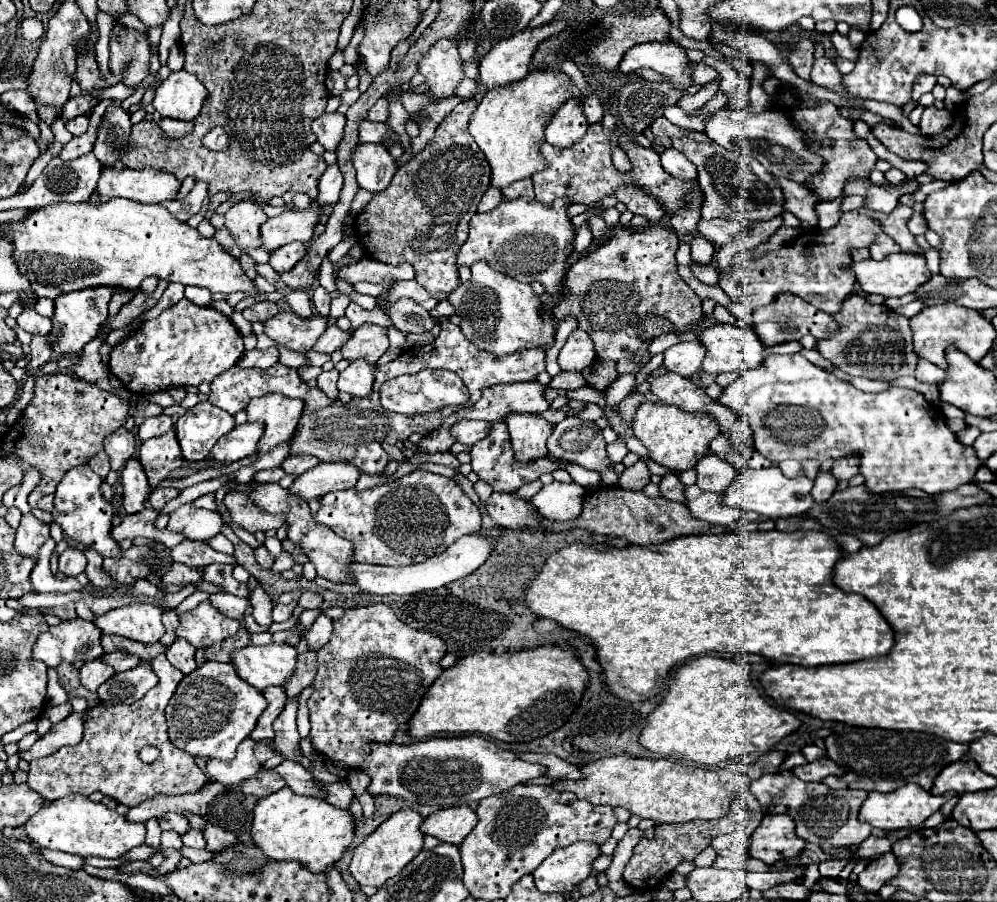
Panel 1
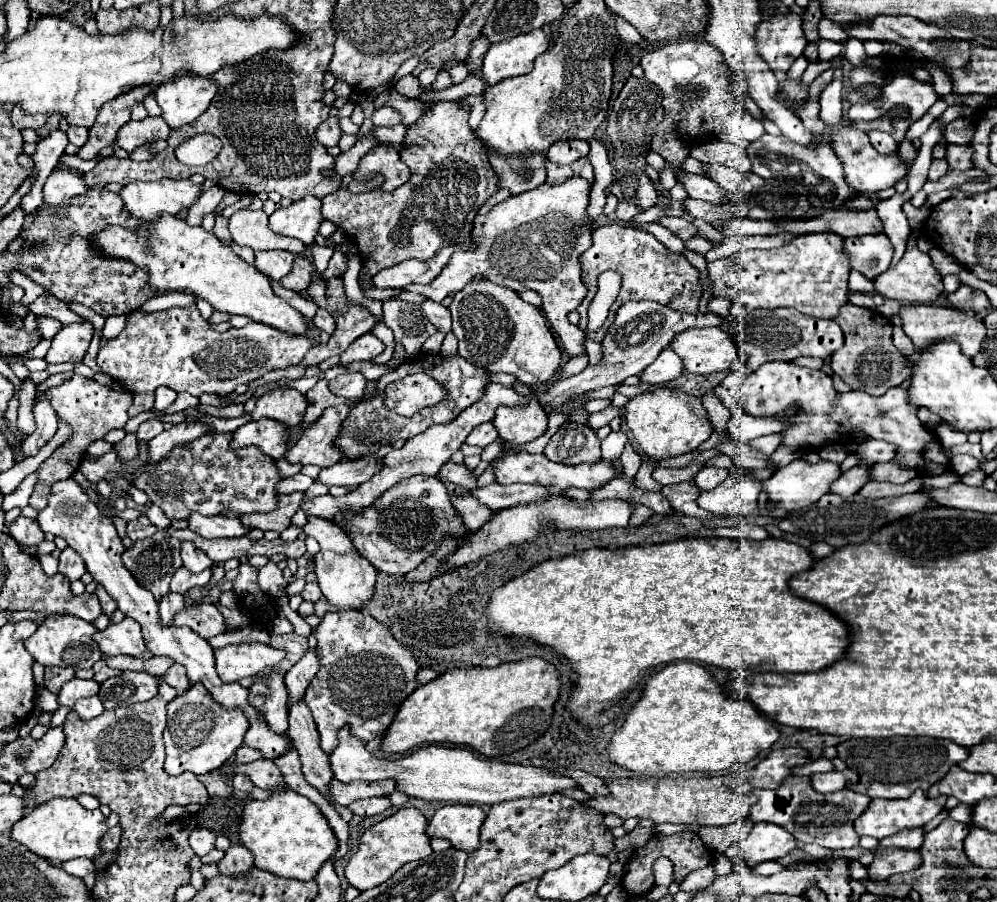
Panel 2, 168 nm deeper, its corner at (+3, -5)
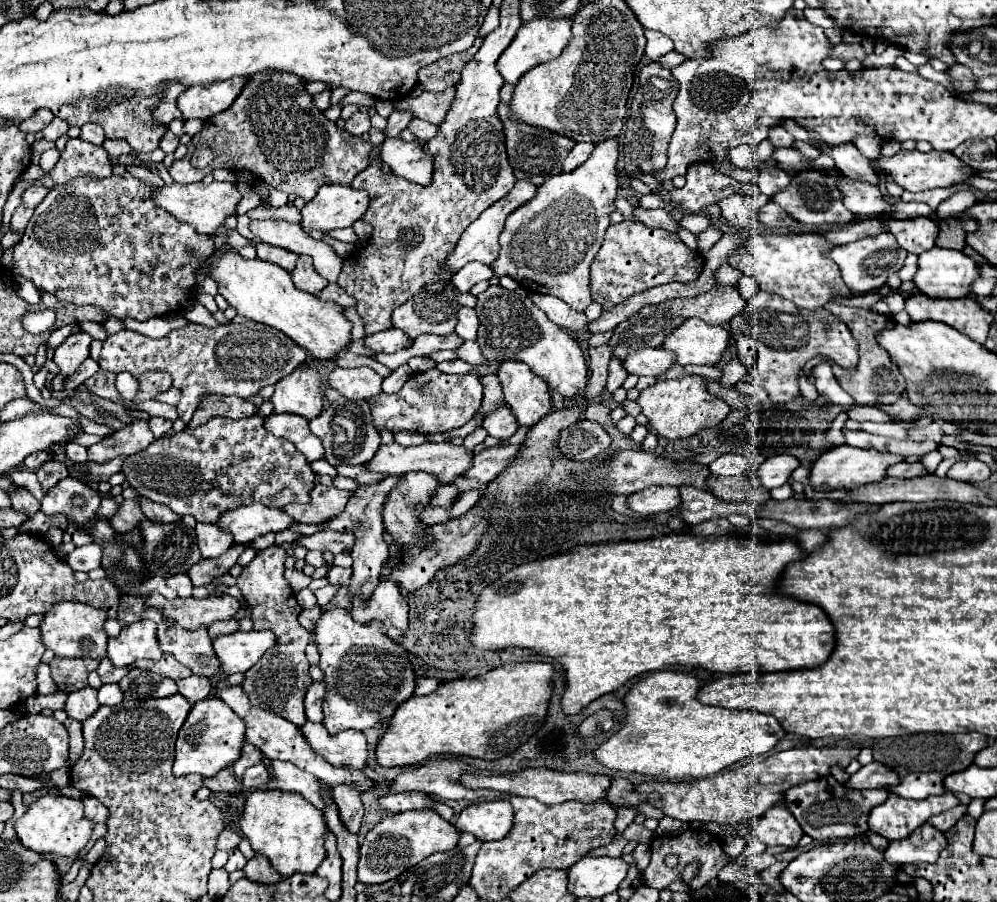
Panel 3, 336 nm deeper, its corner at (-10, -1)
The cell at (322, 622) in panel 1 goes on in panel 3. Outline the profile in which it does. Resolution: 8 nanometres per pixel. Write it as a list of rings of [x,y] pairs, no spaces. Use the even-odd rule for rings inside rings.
[[[324,681],[312,683],[312,687],[306,693],[306,719],[320,723],[322,721],[322,701],[324,701]]]

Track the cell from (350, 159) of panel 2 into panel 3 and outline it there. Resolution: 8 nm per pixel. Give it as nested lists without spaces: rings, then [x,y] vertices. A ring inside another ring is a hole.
[[[394,109],[394,113],[388,119],[388,137],[398,137],[402,129],[408,127],[408,123],[414,119],[414,115],[406,109]]]

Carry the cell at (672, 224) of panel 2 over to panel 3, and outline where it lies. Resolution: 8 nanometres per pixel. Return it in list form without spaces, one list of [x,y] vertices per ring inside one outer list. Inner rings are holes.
[[[636,207],[634,209],[634,217],[640,221],[640,223],[644,223],[644,225],[648,225],[648,227],[662,227],[662,229],[666,229],[666,231],[676,231],[678,229],[678,225],[680,223],[676,223],[674,219],[672,219],[672,215],[666,211],[666,209],[642,209],[642,207]]]

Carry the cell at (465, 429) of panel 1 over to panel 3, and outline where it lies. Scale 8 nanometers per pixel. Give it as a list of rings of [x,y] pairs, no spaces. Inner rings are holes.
[[[502,405],[502,409],[496,409],[494,413],[490,413],[482,427],[488,431],[488,435],[492,437],[500,437],[500,439],[508,439],[516,433],[518,429],[518,421],[514,417],[514,413],[510,413],[508,405]]]

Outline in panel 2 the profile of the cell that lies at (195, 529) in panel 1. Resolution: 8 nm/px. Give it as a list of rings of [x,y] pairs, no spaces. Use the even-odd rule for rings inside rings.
[[[191,513],[189,519],[189,529],[199,533],[205,539],[221,539],[221,537],[241,537],[249,529],[241,525],[237,517],[225,517],[225,515],[201,515],[201,513]]]

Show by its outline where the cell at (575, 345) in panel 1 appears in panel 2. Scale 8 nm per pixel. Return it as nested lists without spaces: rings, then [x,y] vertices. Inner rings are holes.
[[[571,177],[561,185],[539,185],[533,191],[513,195],[495,205],[489,213],[475,217],[473,247],[457,251],[449,265],[429,285],[407,285],[401,291],[413,291],[433,301],[443,301],[449,293],[461,291],[471,277],[481,275],[489,281],[509,287],[517,293],[533,289],[543,297],[543,313],[551,329],[559,335],[569,357],[585,355],[585,333],[567,321],[567,313],[577,309],[587,289],[581,283],[579,255],[591,245],[591,219],[585,209],[589,205],[589,183]]]

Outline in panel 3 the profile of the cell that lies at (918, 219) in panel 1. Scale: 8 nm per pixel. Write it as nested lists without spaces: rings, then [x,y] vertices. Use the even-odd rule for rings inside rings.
[[[932,247],[918,257],[918,273],[916,273],[914,281],[916,281],[916,291],[920,291],[928,297],[958,299],[958,297],[968,297],[972,293],[972,285],[978,277],[980,277],[978,263],[972,261],[962,251]]]

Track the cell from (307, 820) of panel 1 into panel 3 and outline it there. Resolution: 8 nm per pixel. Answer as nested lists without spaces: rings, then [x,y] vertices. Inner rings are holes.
[[[280,789],[252,791],[244,803],[240,829],[250,841],[254,853],[264,855],[282,877],[290,877],[294,873],[314,873],[326,857],[324,835],[328,827],[324,813],[298,793],[282,793]]]

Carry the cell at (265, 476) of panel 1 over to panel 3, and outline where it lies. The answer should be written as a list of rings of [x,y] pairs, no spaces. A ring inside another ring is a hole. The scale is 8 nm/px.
[[[324,459],[314,461],[314,463],[312,463],[312,469],[314,469],[314,473],[316,473],[316,475],[328,475],[328,477],[332,477],[332,479],[336,479],[336,477],[338,477],[336,469],[334,469],[328,461],[324,461]]]

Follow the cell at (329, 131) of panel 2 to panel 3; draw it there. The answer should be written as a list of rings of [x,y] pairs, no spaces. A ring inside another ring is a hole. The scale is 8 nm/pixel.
[[[356,111],[344,125],[344,129],[350,133],[350,135],[362,135],[370,129],[370,115],[366,111]]]

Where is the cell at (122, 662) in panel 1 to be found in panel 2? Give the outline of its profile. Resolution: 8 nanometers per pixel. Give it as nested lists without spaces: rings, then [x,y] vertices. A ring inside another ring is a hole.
[[[101,659],[101,661],[97,661],[95,665],[93,665],[93,671],[95,671],[95,681],[99,681],[99,683],[103,683],[105,679],[109,679],[109,677],[113,677],[113,675],[117,675],[119,671],[115,671],[115,669],[109,669],[107,665],[105,665],[105,661]]]

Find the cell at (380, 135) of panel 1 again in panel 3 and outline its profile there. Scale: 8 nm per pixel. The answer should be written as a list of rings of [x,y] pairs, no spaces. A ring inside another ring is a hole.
[[[412,119],[410,125],[408,125],[408,129],[410,129],[422,143],[430,141],[430,139],[438,133],[438,125],[426,123],[426,121],[422,121],[422,119]]]

